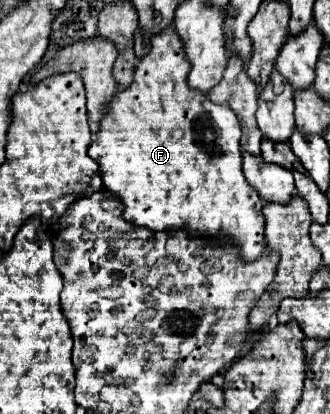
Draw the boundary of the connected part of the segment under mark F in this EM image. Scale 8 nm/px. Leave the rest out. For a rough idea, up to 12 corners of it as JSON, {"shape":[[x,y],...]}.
{"shape":[[174,26],[88,156],[124,218],[264,250],[228,106]]}

